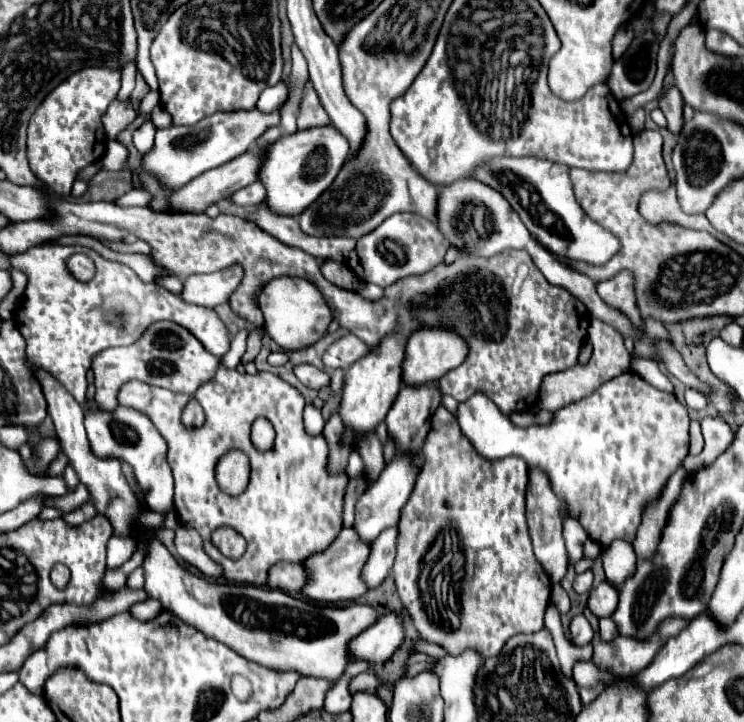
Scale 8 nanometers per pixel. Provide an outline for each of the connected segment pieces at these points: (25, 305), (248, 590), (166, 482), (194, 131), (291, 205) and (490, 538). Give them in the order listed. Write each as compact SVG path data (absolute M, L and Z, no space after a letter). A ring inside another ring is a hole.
M35 246L9 260L13 268L27 276L27 288L15 310L15 324L27 342L27 368L31 374L37 374L37 370L51 374L83 408L91 406L85 402L85 374L93 356L111 346L133 344L153 322L171 320L185 326L217 358L223 358L231 346L231 334L213 308L185 304L157 284L143 284L129 266L107 260L87 246ZM79 252L87 254L97 266L89 282L77 280L67 270L67 256Z
M151 530L137 532L137 544L143 544L147 550L141 568L145 572L145 592L149 598L159 600L165 610L177 614L181 620L195 626L205 636L227 644L237 654L241 654L257 664L263 664L267 668L293 670L293 672L299 672L301 676L313 676L313 678L323 678L323 680L335 682L335 680L339 680L339 676L343 674L343 670L349 664L347 642L377 622L377 612L371 606L363 606L363 604L317 606L317 604L309 604L299 598L293 598L287 592L271 590L267 586L251 586L251 584L235 584L235 582L209 582L201 576L195 576L187 568L181 568L181 564L175 560L175 556L165 548L165 544Z
M117 406L115 412L91 408L85 410L85 430L95 454L115 456L131 464L135 478L145 492L145 500L153 512L167 512L173 506L174 479L171 476L171 468L167 466L165 460L167 444L145 414L125 406Z
M257 108L247 112L217 112L213 116L203 118L195 126L169 126L165 130L157 130L155 144L149 152L143 154L139 172L147 172L155 176L161 186L177 190L191 182L195 176L247 152L257 140L257 136L267 130L267 126L279 126L279 110L271 114L263 114Z
M333 126L311 128L295 132L291 136L281 136L277 142L267 146L257 174L259 182L267 190L265 194L267 208L279 216L299 216L331 186L345 158L347 158L347 140Z
M439 404L423 444L423 468L397 524L399 538L393 566L397 594L423 640L443 646L449 654L475 650L479 656L489 658L499 654L513 634L543 628L543 612L549 604L551 580L537 562L527 532L527 482L529 468L523 458L483 458L459 430L457 418Z

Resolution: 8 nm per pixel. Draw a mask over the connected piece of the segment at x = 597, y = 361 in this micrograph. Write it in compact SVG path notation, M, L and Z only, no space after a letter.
M592 319L588 328L588 338L593 344L593 356L589 358L587 364L575 364L569 370L553 372L553 374L547 374L543 378L539 398L535 404L535 408L539 412L543 412L543 410L555 412L555 410L559 410L571 402L577 402L579 398L597 390L603 382L607 382L607 380L629 370L631 354L624 346L624 337L619 332L599 319Z

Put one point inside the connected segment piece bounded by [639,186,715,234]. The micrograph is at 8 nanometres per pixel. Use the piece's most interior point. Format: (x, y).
(655, 206)

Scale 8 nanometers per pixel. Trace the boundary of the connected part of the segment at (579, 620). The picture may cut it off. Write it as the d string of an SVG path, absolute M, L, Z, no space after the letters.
M577 614L573 616L571 620L571 626L569 626L569 634L571 634L571 642L575 646L583 646L583 644L589 644L593 640L593 628L589 624L589 620L583 616L583 614Z

